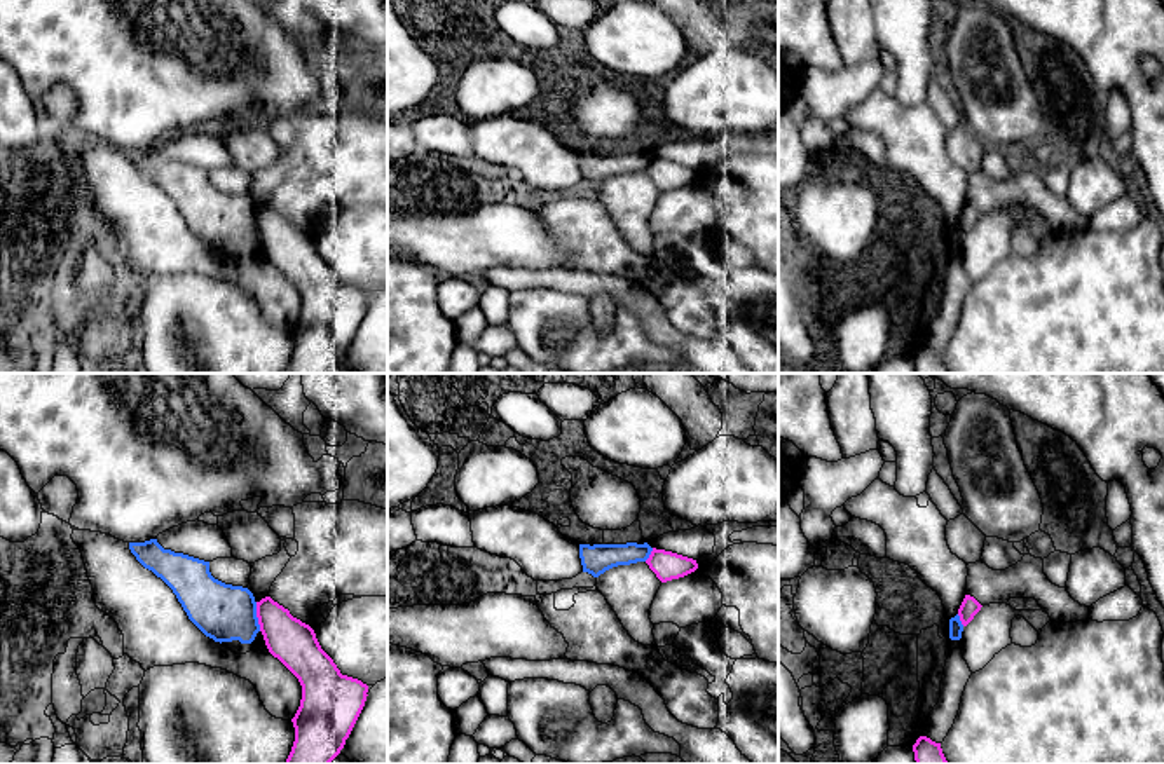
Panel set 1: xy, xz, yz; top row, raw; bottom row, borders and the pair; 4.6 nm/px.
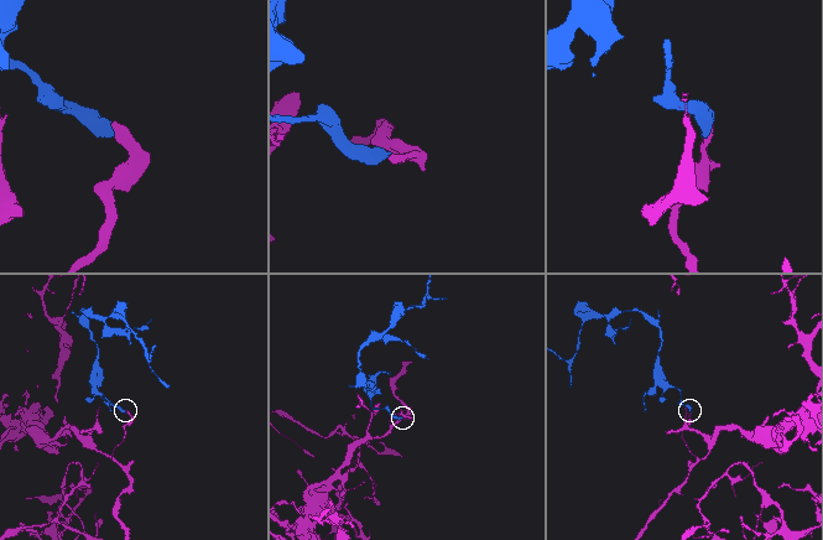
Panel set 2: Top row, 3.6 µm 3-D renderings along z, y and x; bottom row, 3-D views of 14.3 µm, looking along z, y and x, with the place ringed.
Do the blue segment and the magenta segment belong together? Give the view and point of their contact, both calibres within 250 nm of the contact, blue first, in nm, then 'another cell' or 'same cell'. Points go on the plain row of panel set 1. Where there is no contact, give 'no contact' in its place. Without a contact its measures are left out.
contact xy (255, 225); calibres 260 and 200 nm; another cell

